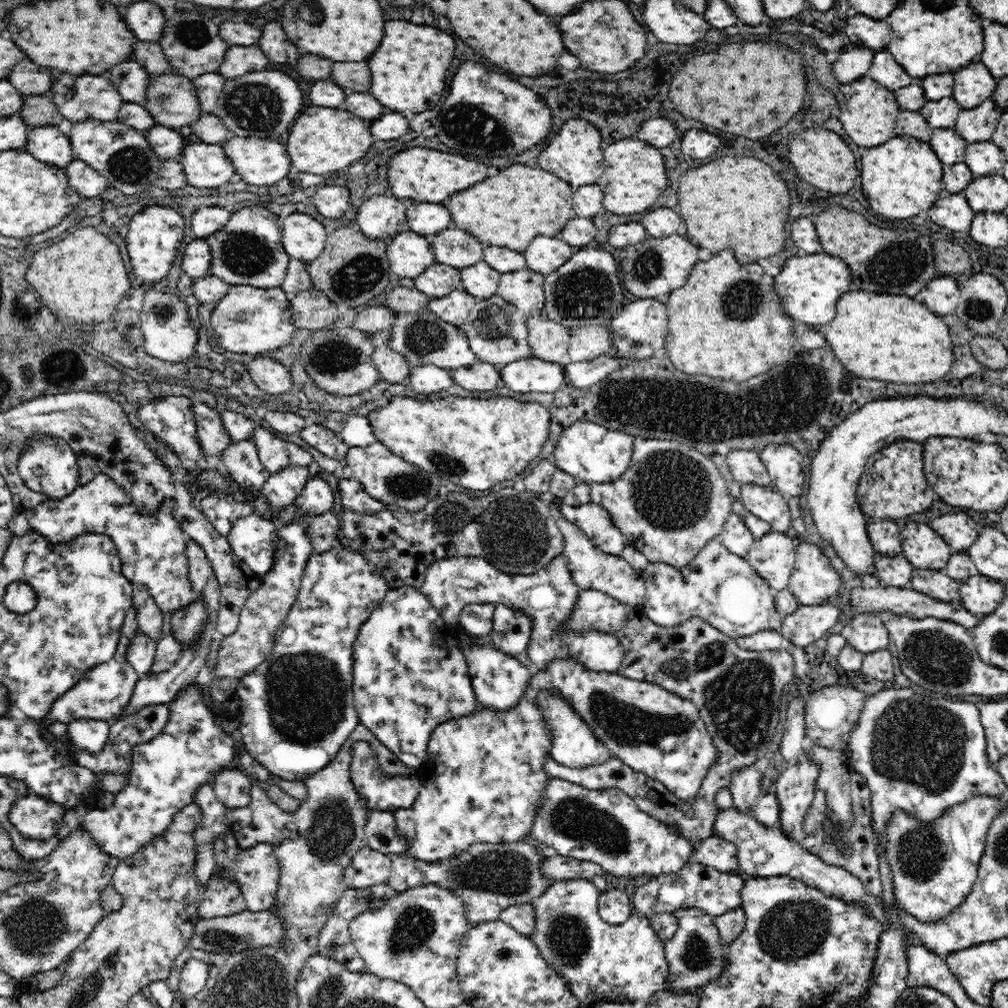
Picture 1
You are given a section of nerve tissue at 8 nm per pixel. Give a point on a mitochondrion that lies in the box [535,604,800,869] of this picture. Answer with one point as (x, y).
(740, 695)

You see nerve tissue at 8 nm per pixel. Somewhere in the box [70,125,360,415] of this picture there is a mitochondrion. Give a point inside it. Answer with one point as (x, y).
(247, 254)

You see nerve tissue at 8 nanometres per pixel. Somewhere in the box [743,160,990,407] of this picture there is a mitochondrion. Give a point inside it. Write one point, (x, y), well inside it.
(887, 270)

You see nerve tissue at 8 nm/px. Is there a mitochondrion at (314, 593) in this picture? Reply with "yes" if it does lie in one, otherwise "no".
no

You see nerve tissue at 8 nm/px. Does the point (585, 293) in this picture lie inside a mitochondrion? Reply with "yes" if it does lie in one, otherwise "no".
yes

